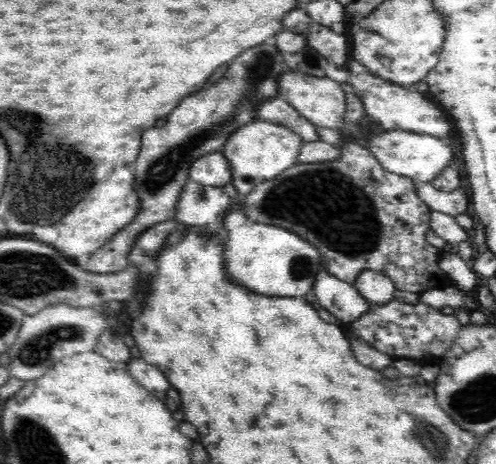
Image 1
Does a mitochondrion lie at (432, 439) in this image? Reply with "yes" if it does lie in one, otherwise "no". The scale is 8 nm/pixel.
yes

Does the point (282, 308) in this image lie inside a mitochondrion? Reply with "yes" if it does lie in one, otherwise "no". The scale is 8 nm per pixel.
no

